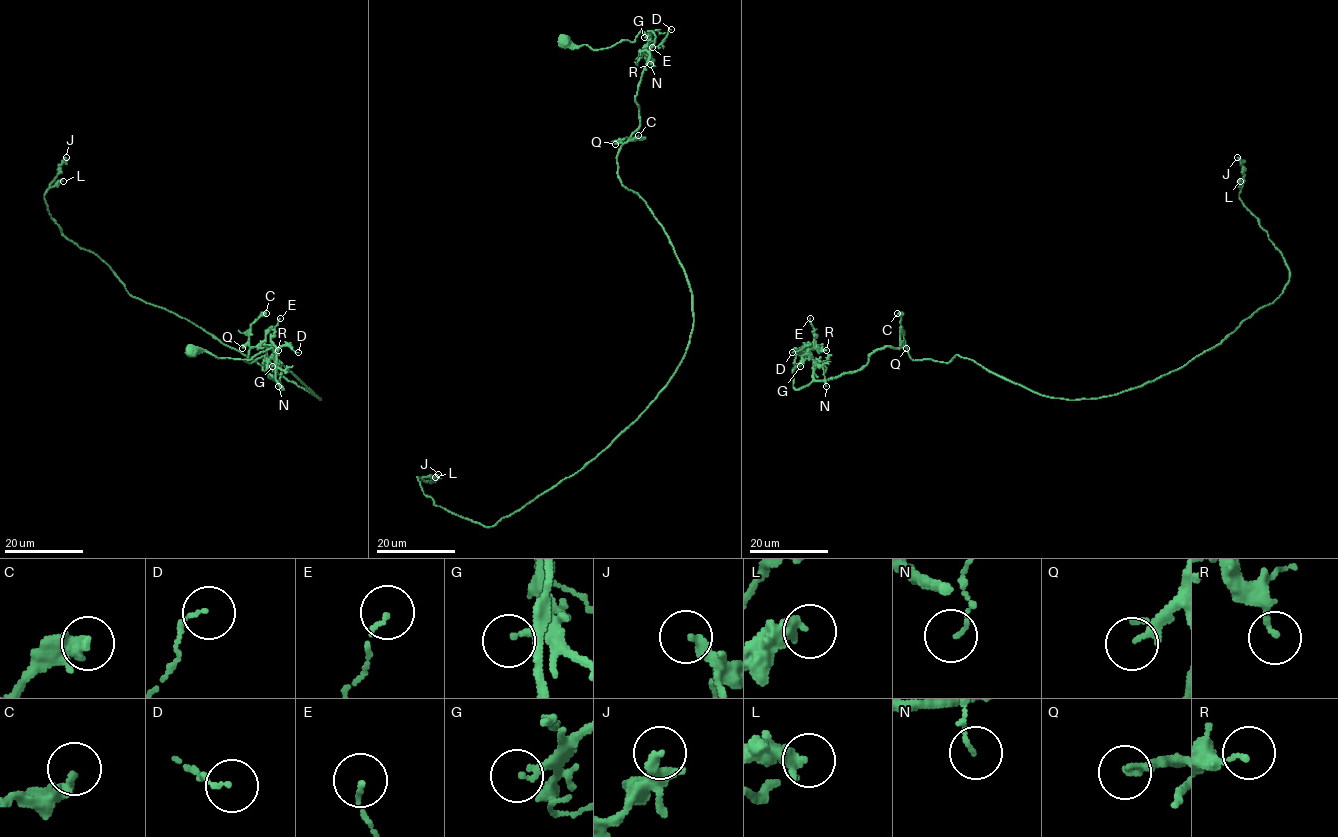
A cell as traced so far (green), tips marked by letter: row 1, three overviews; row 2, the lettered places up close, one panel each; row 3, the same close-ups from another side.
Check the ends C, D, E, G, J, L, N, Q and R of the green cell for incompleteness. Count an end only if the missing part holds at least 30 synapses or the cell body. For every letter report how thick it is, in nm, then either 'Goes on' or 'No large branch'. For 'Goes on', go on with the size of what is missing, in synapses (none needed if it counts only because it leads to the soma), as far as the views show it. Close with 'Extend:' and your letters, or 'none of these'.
C: Thickness 240 nm. No large branch
D: Thickness 90 nm. No large branch
E: Thickness 100 nm. No large branch
G: Thickness 200 nm. No large branch
J: Thickness 280 nm. No large branch
L: Thickness 360 nm. No large branch
N: Thickness 90 nm. No large branch
Q: Thickness 220 nm. No large branch
R: Thickness 140 nm. No large branch
Extend: none of these

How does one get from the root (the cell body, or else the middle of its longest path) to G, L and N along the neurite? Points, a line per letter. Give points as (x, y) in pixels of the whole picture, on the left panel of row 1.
G: (191, 351), (207, 350), (220, 358), (251, 359), (272, 349), (278, 363), (272, 366)
L: (191, 351), (272, 349), (277, 380), (267, 346), (244, 359), (321, 399), (132, 296), (51, 216), (63, 181)
N: (191, 351), (251, 359), (272, 349), (278, 363), (272, 357), (270, 361), (282, 370), (278, 386)

